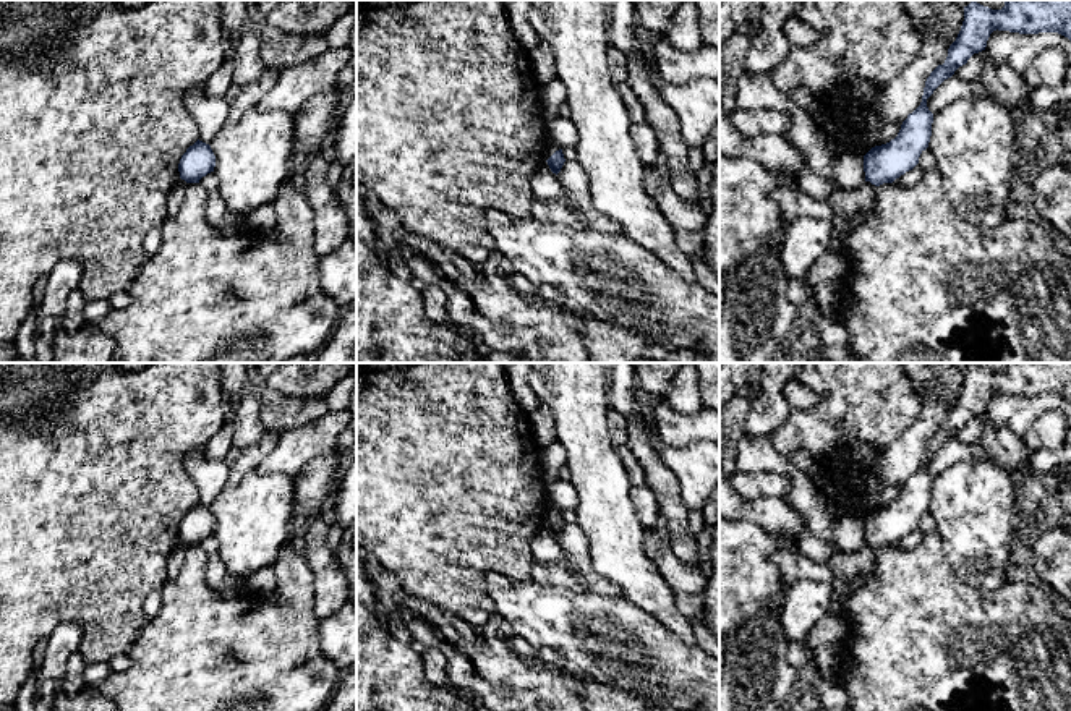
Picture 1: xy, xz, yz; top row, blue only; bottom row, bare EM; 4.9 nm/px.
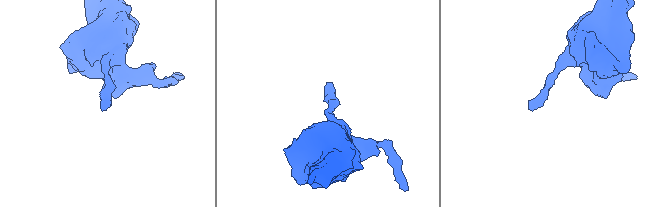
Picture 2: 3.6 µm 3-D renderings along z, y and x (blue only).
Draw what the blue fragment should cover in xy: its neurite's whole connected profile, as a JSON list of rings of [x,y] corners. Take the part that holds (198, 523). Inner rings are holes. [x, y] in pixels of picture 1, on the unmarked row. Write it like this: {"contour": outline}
{"contour": [[[196,504],[186,512],[178,526],[180,541],[186,546],[199,546],[203,539],[214,534],[215,518],[209,507]]]}

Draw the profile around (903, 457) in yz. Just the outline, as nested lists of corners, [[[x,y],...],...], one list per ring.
[[[930,392],[914,424],[883,450],[872,478],[877,483],[902,486],[920,468],[925,444],[938,428],[945,426],[948,411],[940,397]]]

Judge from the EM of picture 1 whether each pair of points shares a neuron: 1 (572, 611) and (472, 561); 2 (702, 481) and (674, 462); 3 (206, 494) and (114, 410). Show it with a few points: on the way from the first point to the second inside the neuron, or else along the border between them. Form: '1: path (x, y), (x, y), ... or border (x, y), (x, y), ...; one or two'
1: border (530, 579), (490, 574), (486, 591), (494, 611); two
2: path (695, 475), (681, 462); one
3: border (196, 446), (185, 457), (185, 470), (200, 501); two

